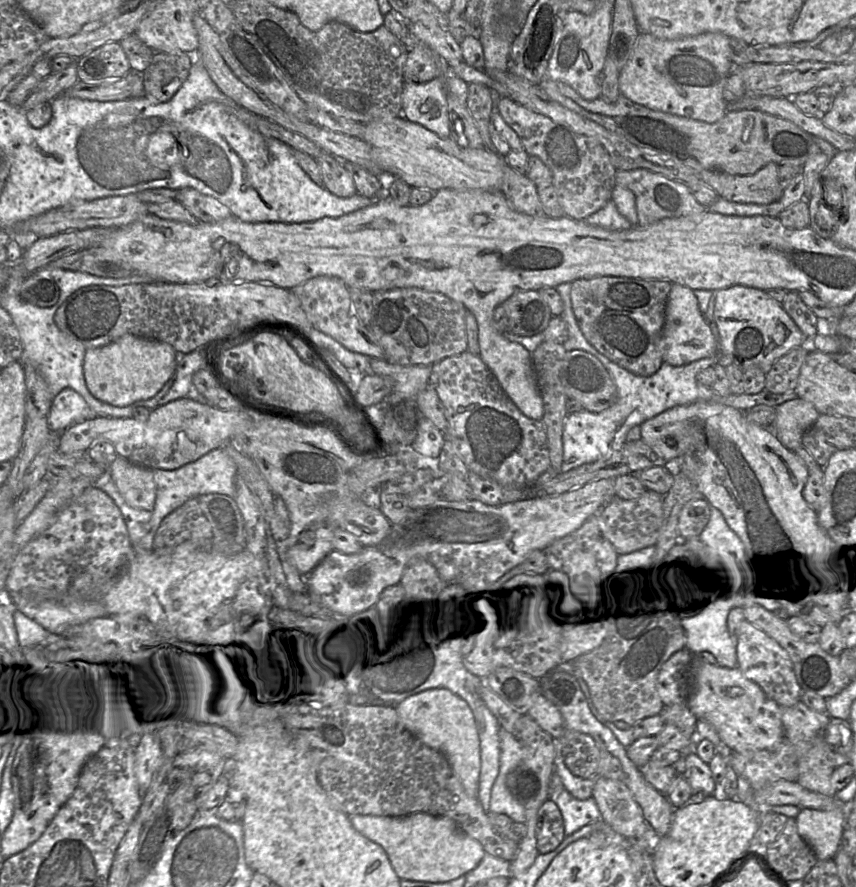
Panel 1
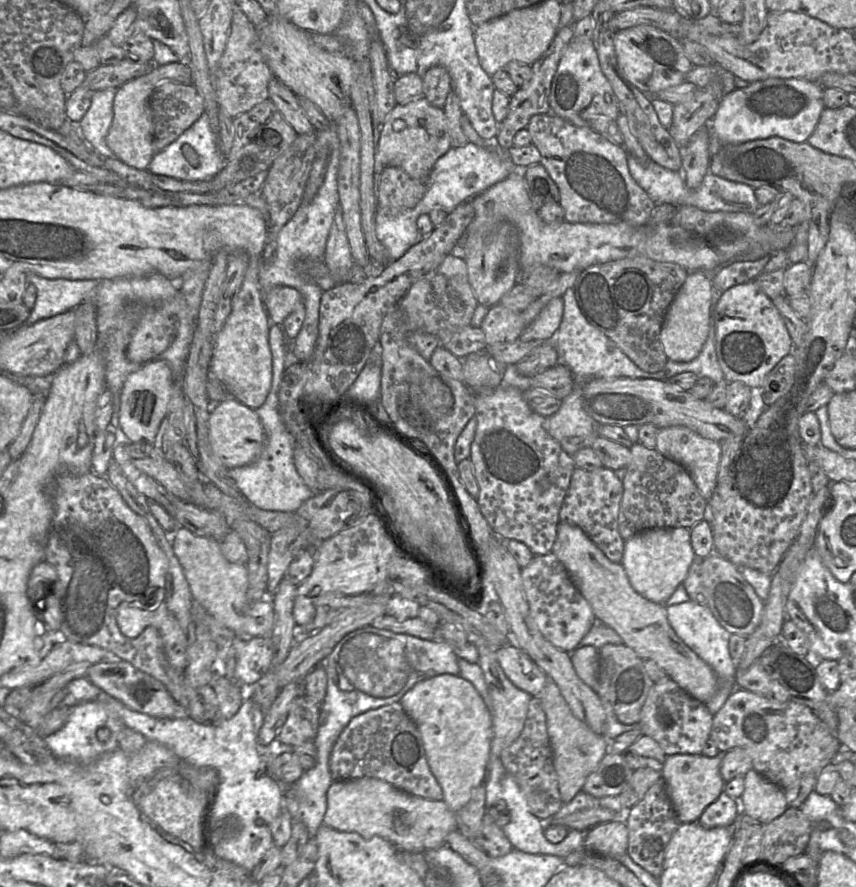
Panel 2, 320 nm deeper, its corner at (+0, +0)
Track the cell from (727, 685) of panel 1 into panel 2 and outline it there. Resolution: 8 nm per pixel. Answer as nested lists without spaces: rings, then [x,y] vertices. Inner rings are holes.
[[[560,522],[552,552],[590,605],[595,617],[612,628],[642,660],[653,660],[693,698],[707,703],[715,694],[718,679],[713,669],[693,652],[671,627],[667,609],[649,601],[631,586],[621,563],[611,562],[578,526]]]

